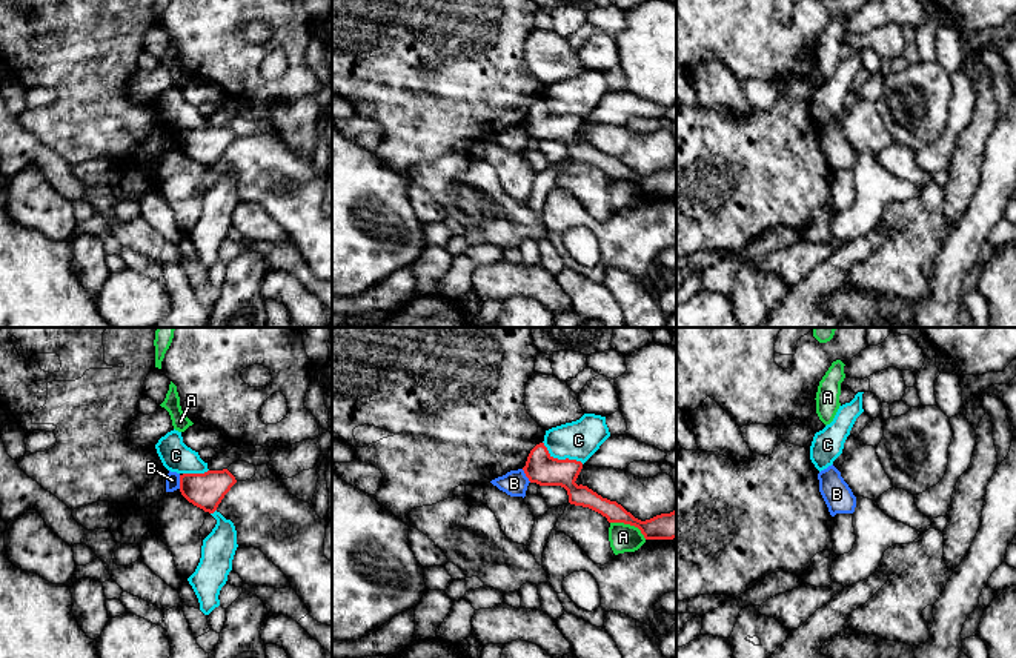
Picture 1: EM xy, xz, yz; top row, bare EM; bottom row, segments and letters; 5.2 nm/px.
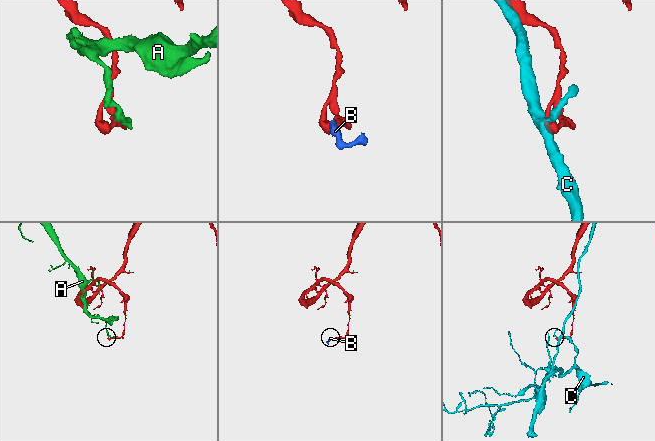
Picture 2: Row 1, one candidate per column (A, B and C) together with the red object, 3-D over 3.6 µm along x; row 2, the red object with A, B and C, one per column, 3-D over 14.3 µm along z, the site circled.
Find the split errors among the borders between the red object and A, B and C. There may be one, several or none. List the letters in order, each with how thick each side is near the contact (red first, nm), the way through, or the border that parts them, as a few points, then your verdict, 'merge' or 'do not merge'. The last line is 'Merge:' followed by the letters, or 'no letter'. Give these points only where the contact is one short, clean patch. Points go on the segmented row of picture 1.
A: calibres 140 and 140 nm; do not merge
B: calibres 190 and 80 nm; border xy (179, 475), (180, 488); do not merge
C: calibres 160 and 200 nm; do not merge
Merge: no letter

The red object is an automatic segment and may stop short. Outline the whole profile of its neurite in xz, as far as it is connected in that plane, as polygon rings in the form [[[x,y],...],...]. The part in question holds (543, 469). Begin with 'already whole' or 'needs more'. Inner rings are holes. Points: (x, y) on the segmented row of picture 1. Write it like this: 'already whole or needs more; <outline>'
already whole; [[[544,443],[536,444],[530,450],[526,466],[523,467],[530,483],[564,487],[570,504],[589,507],[606,517],[609,523],[635,526],[641,530],[646,540],[676,538],[676,509],[670,513],[661,513],[650,520],[641,521],[616,501],[603,498],[587,486],[578,486],[575,481],[581,469],[581,461],[553,458]]]

